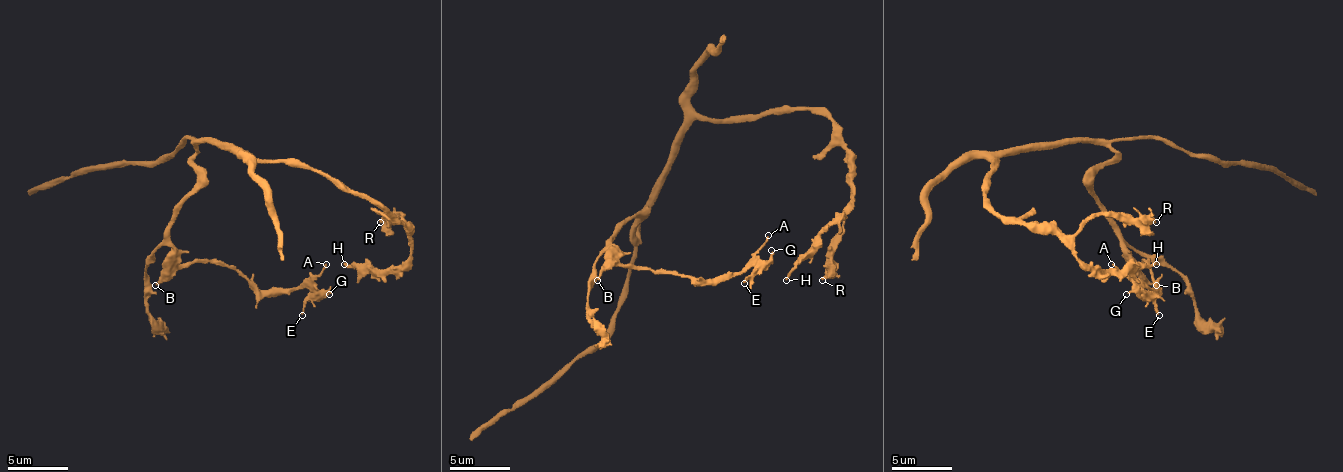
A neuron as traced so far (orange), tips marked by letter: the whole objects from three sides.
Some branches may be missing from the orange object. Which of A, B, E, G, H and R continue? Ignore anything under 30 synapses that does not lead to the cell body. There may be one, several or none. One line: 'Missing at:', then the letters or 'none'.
Missing at: none

